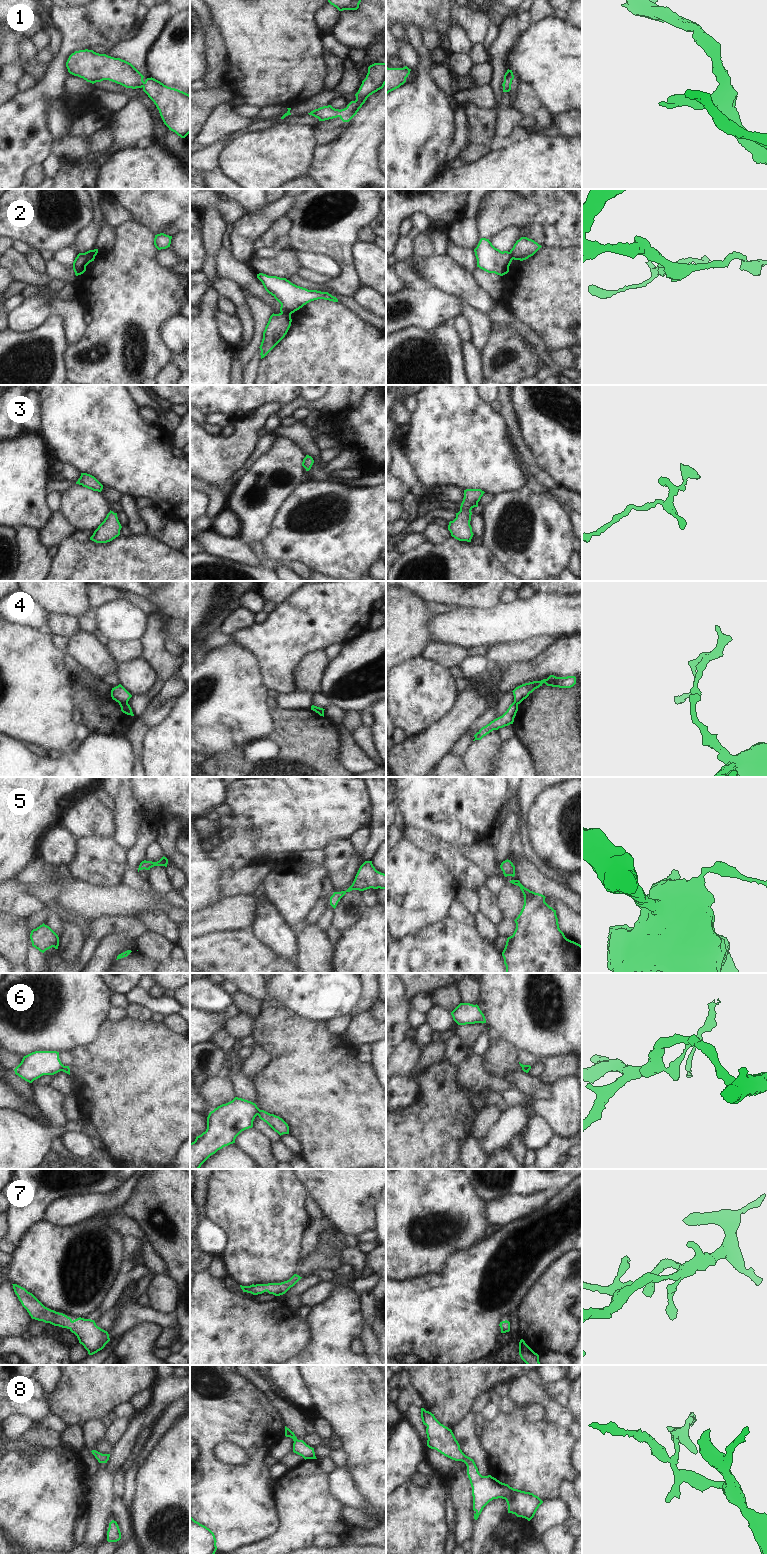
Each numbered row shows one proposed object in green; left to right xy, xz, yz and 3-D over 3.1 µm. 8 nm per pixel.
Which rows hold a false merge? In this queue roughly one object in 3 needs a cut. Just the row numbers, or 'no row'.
2, 4, 6

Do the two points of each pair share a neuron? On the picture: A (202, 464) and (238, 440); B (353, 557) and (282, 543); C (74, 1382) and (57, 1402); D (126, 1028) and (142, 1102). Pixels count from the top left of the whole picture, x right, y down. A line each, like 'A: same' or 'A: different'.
A: same
B: same
C: same
D: same

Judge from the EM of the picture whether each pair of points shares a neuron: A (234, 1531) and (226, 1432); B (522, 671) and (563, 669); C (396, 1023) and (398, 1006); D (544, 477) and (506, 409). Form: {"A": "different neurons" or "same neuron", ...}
{"A": "same neuron", "B": "same neuron", "C": "same neuron", "D": "same neuron"}

